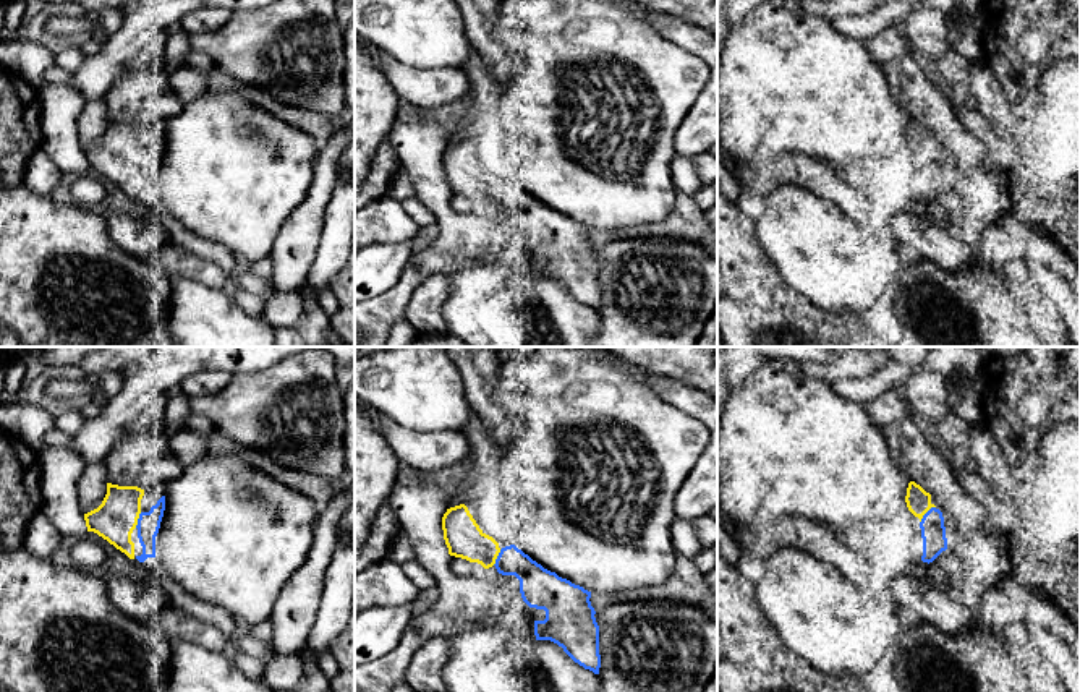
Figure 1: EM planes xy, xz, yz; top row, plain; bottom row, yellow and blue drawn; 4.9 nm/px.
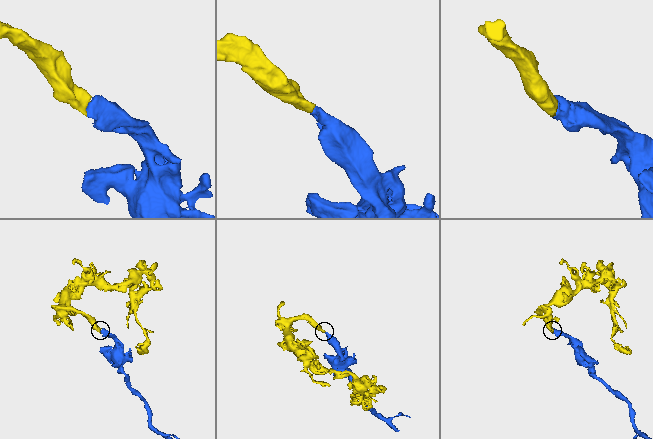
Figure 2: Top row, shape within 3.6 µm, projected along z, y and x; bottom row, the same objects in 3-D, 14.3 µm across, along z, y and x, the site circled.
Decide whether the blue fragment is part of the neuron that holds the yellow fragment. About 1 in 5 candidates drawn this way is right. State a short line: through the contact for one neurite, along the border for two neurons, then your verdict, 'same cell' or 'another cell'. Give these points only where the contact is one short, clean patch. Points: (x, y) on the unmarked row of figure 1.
same cell

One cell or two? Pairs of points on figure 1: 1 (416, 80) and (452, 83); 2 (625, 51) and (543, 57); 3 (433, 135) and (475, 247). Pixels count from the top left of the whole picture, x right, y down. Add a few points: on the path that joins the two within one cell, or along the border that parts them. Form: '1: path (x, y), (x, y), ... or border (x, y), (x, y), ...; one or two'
1: path (425, 83), (444, 81); one
2: path (604, 51), (585, 55), (564, 55); one
3: path (431, 162), (431, 190), (447, 219); one

